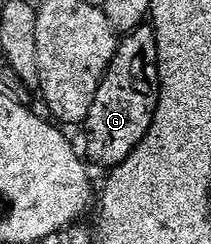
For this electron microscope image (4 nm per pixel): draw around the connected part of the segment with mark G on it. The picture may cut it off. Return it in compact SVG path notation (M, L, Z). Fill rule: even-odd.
M141 25L133 31L127 32L119 40L114 57L108 66L108 72L104 74L102 85L96 94L94 105L90 109L86 120L88 127L88 155L87 158L93 164L101 163L104 169L117 167L146 137L150 125L154 121L154 113L160 104L160 62L158 61L159 45L156 40L156 28L152 25Z

